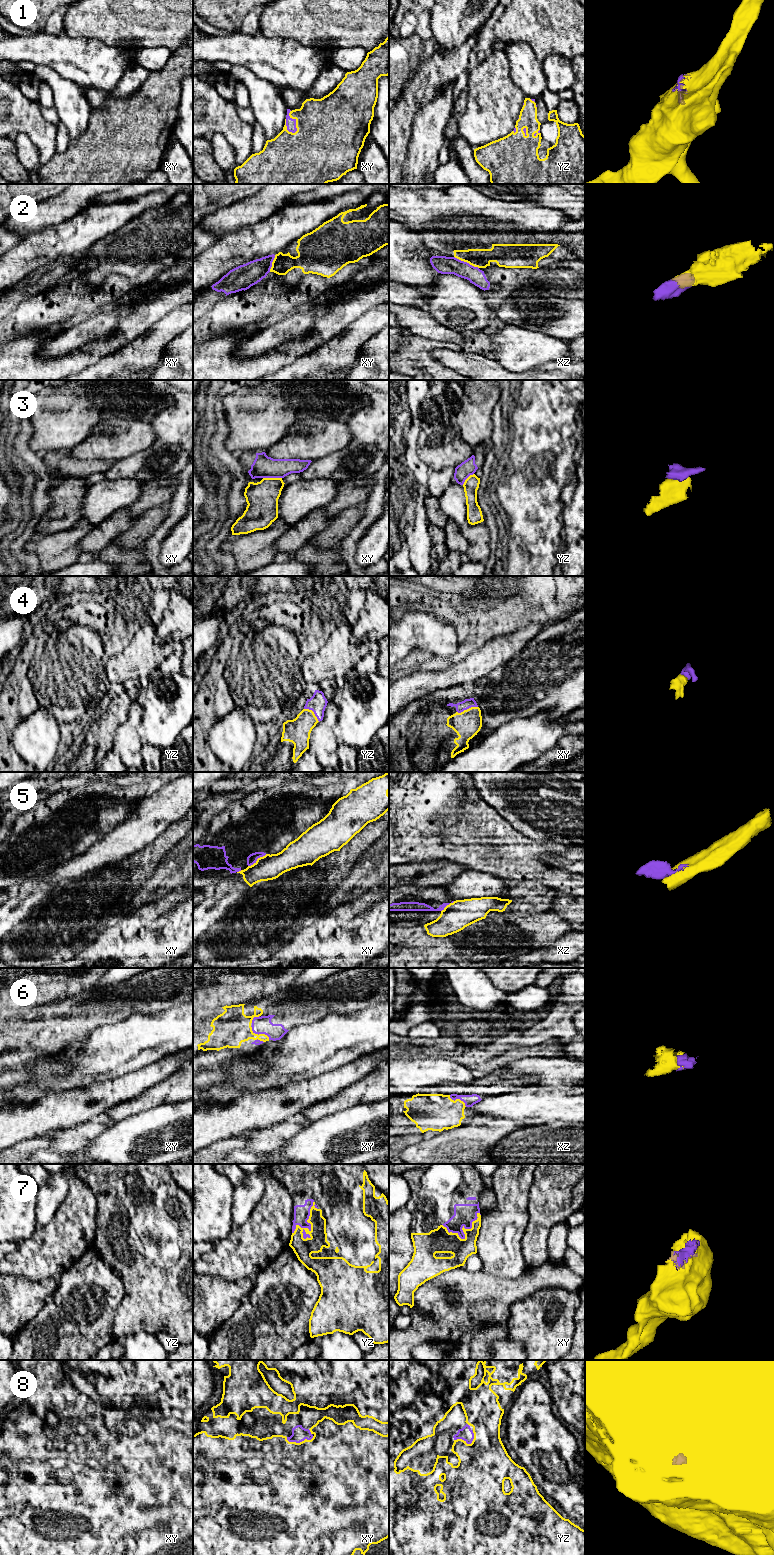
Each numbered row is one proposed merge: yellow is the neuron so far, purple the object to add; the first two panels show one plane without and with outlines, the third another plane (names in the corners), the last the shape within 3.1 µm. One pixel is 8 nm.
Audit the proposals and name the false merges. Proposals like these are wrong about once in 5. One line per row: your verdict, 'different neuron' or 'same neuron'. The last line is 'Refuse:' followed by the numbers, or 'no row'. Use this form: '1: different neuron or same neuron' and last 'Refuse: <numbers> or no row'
1: same neuron
2: different neuron
3: different neuron
4: same neuron
5: different neuron
6: same neuron
7: same neuron
8: same neuron
Refuse: 2, 3, 5

